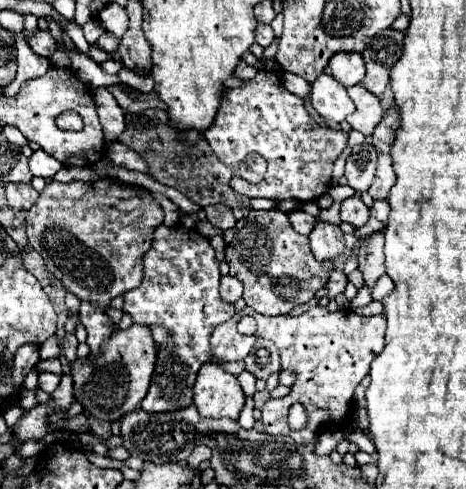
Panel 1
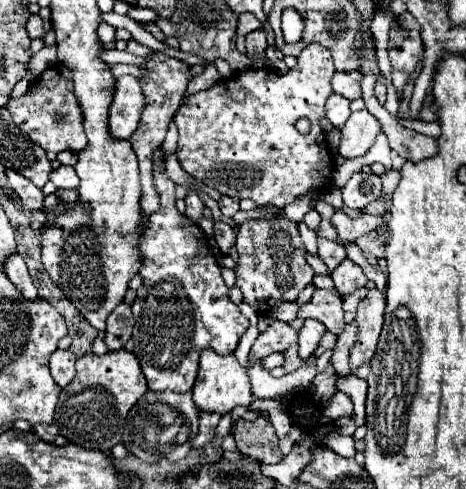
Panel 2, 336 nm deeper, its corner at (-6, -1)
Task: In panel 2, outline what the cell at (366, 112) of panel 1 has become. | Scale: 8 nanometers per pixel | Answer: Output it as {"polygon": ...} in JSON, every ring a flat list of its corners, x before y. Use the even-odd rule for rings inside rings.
{"polygon":[[364,108,350,114,350,120,340,128,342,140,340,140,340,154,344,158,358,158,364,156,370,146,376,142,376,136,382,132,380,122]]}

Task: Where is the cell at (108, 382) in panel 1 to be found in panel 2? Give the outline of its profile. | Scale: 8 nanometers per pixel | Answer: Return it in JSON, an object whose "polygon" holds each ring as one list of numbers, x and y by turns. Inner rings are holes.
{"polygon":[[128,350,106,352,104,356,84,354,76,360,74,380,60,392,60,402,54,412,54,422,60,434,72,444,92,450,112,450,122,440,124,420,130,408,148,390,146,378,140,370,140,362]]}

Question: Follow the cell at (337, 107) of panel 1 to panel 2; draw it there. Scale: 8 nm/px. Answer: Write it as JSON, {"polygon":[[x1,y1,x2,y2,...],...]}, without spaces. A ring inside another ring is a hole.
{"polygon":[[330,94,326,100,326,118,332,122,332,126,342,128,348,116,350,116,350,100,340,94]]}

